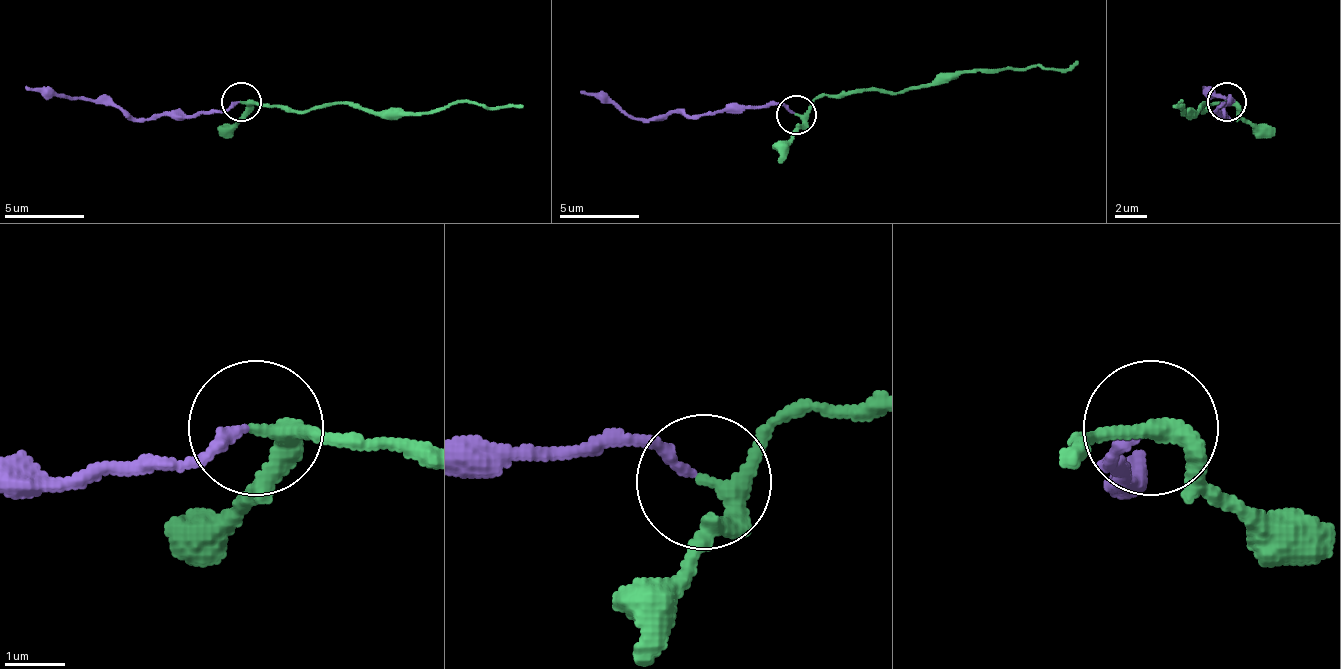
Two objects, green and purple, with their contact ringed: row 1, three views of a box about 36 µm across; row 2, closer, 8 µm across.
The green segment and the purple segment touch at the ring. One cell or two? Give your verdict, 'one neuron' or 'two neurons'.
one neuron

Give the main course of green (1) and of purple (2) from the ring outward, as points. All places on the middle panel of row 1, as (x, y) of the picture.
1: (797, 115), (821, 96), (909, 92), (925, 84), (949, 84), (965, 72), (1068, 68), (1076, 60)
2: (793, 112), (781, 104), (630, 119), (582, 92)

